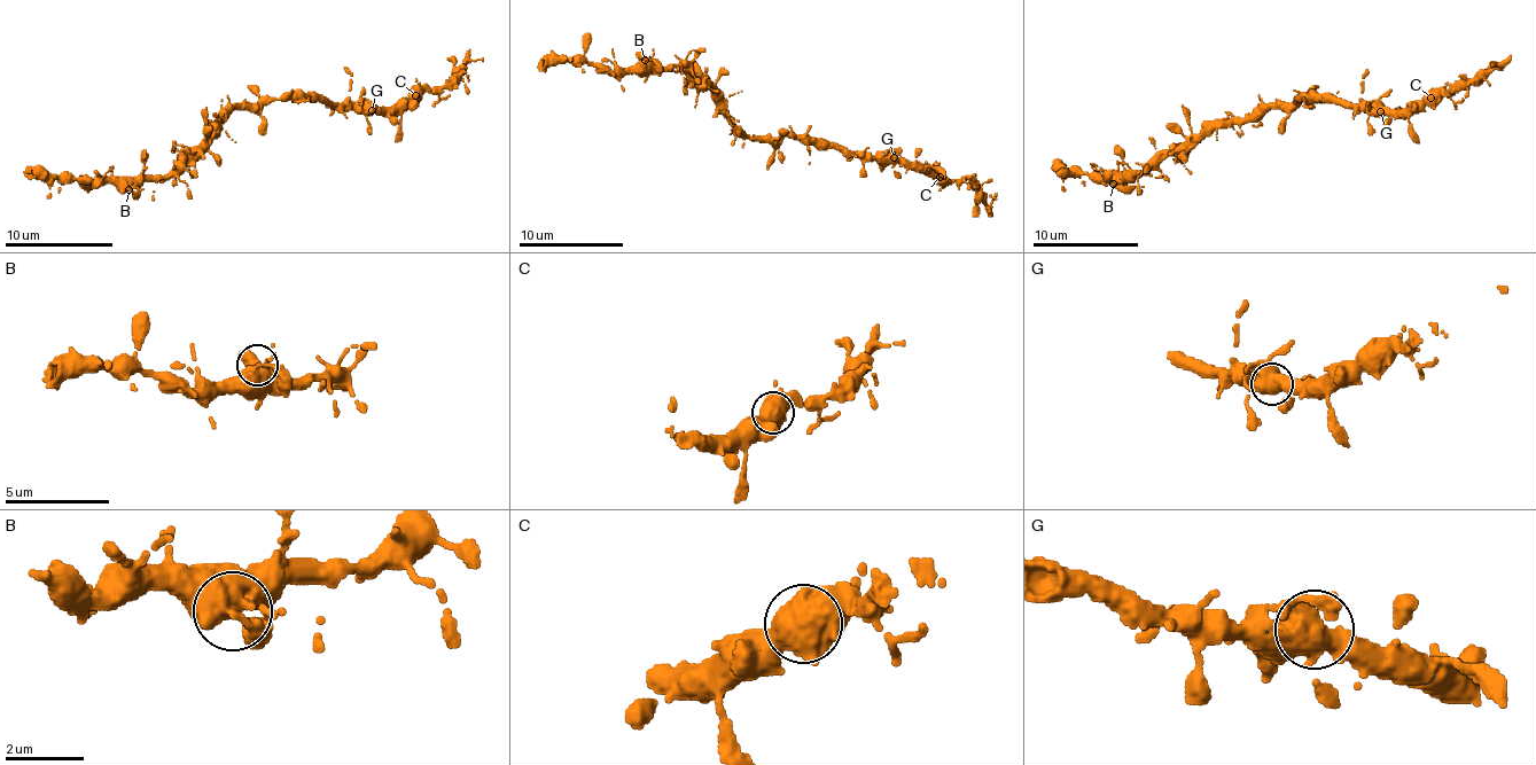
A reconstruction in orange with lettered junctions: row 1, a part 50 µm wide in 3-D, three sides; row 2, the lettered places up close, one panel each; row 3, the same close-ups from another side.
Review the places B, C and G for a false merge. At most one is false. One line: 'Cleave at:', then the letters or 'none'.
Cleave at: none

